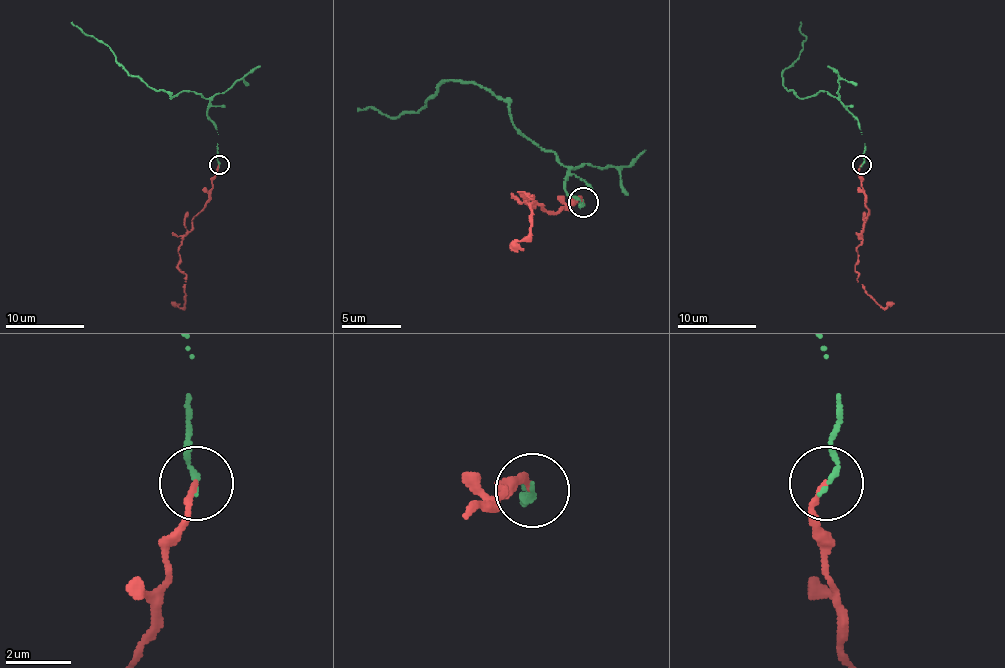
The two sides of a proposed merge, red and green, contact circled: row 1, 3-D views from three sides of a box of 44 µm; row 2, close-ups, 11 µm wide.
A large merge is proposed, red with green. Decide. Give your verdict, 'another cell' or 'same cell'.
same cell

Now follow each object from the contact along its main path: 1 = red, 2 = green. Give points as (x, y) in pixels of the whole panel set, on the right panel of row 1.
1: (862, 165), (858, 175), (868, 216), (856, 249), (854, 271), (862, 288), (880, 304), (886, 308), (893, 302)
2: (862, 165), (860, 124), (840, 100), (823, 91), (799, 98), (784, 87), (782, 73), (803, 47), (799, 22)

